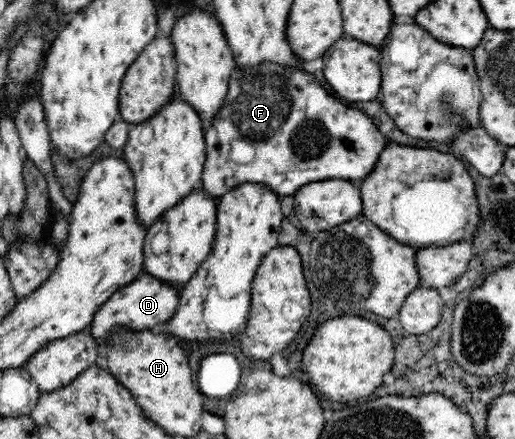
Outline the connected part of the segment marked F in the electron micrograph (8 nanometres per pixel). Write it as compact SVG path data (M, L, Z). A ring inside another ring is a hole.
M259 64L249 70L234 68L229 78L229 89L219 114L205 130L206 161L202 174L202 189L212 197L247 182L263 184L281 197L294 195L310 182L343 178L363 180L375 168L379 154L387 146L379 128L362 110L349 107L342 99L329 96L327 90L307 72L295 72L280 64ZM235 139L249 139L255 145L255 158L247 164L231 160L230 144Z

